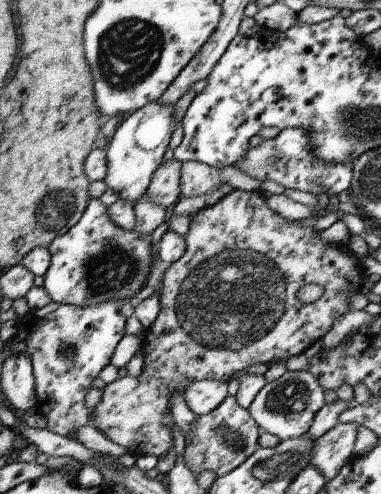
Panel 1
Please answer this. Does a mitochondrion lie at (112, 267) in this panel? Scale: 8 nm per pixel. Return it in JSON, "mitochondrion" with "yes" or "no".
{"mitochondrion":"yes"}

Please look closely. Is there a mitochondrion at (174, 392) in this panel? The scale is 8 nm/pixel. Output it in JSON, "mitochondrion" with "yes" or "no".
{"mitochondrion":"no"}

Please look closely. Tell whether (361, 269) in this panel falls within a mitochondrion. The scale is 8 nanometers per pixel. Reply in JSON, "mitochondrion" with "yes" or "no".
{"mitochondrion":"no"}

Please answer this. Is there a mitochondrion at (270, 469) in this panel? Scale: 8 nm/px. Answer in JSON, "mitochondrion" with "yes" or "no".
{"mitochondrion":"yes"}

